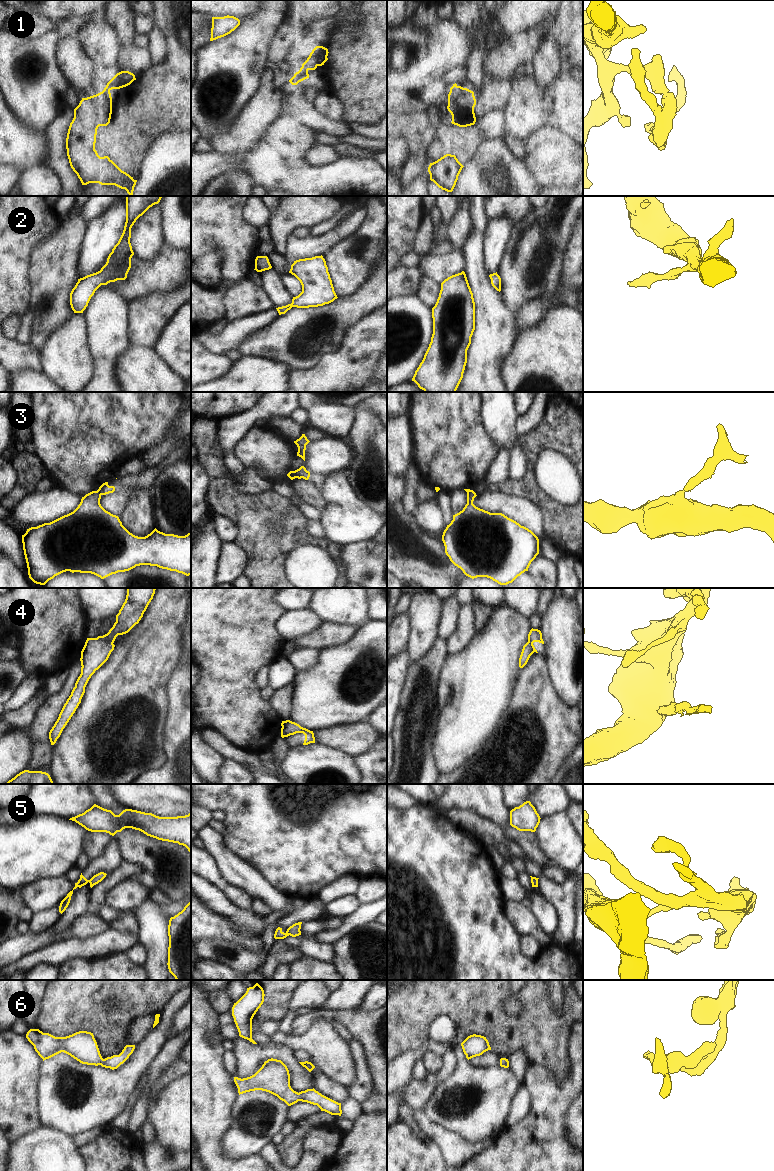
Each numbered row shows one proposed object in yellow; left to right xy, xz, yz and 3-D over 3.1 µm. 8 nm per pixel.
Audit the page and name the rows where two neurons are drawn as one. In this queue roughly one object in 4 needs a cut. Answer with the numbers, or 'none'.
1, 3, 4, 5

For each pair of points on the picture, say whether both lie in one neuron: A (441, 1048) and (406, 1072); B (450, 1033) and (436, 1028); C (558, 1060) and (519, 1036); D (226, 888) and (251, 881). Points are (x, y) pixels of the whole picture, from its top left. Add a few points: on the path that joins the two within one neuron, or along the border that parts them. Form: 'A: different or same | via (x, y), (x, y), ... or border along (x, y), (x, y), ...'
A: same | via (431, 1048), (424, 1048), (409, 1062)
B: same | via (447, 1032), (439, 1028)
C: same | via (548, 1050), (534, 1036), (529, 1036)
D: different | border along (218, 869), (224, 879), (243, 889), (252, 898)

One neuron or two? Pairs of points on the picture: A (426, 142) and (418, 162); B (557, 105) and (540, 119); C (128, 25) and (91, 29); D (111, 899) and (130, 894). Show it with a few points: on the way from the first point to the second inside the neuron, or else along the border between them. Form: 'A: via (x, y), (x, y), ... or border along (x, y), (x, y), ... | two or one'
A: via (423, 147), (419, 157) | one
B: via (552, 106), (542, 114) | one
C: border along (94, 15), (113, 26), (122, 49) | two
D: via (116, 898), (125, 896) | one

